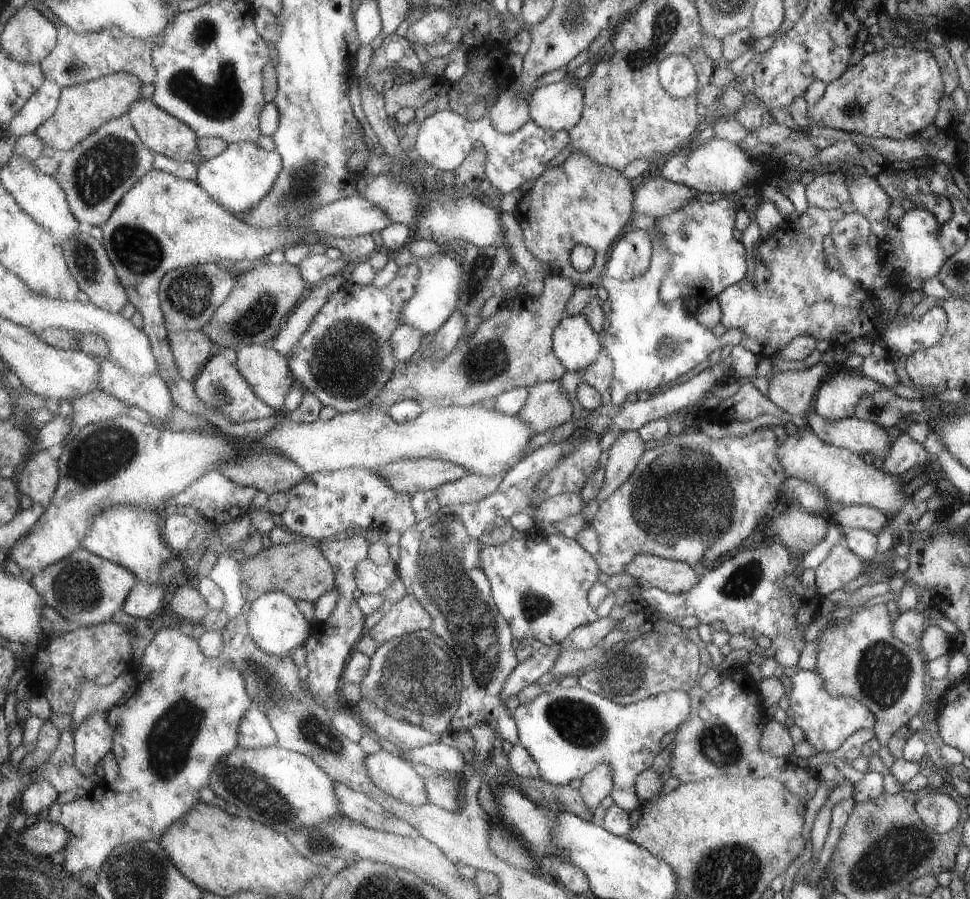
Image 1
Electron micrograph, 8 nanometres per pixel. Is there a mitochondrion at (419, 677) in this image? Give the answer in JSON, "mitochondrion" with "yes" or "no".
{"mitochondrion":"yes"}

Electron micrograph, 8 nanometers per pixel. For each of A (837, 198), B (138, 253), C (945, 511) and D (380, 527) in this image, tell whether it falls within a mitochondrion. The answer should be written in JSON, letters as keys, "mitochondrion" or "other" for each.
{"A":"other","B":"mitochondrion","C":"other","D":"other"}

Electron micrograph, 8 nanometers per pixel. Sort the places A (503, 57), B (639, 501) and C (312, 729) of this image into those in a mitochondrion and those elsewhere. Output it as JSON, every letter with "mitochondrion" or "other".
{"A":"other","B":"mitochondrion","C":"mitochondrion"}

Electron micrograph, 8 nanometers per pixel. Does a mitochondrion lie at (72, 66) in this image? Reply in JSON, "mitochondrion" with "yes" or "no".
{"mitochondrion":"yes"}

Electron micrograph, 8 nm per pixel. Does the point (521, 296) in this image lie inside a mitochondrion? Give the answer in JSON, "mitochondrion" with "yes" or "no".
{"mitochondrion":"no"}

